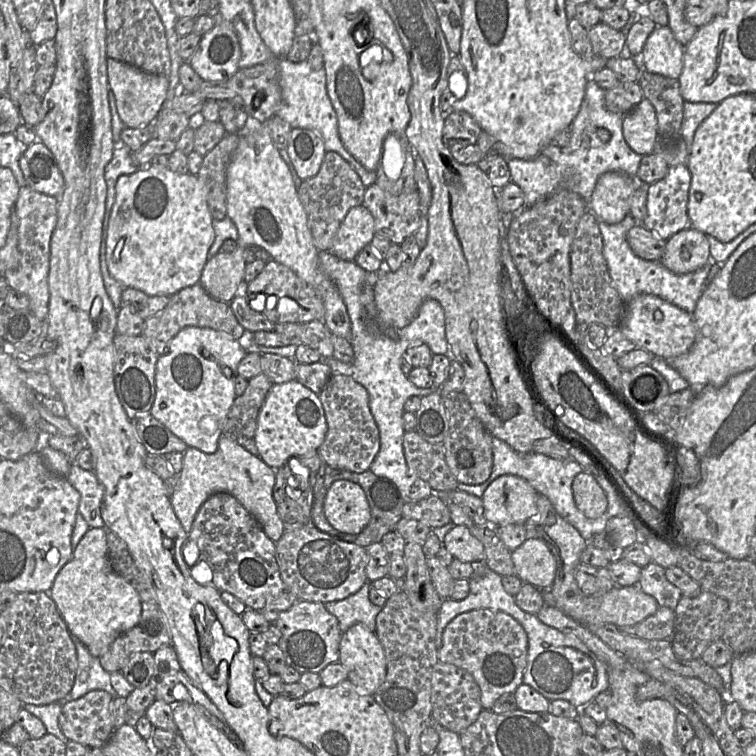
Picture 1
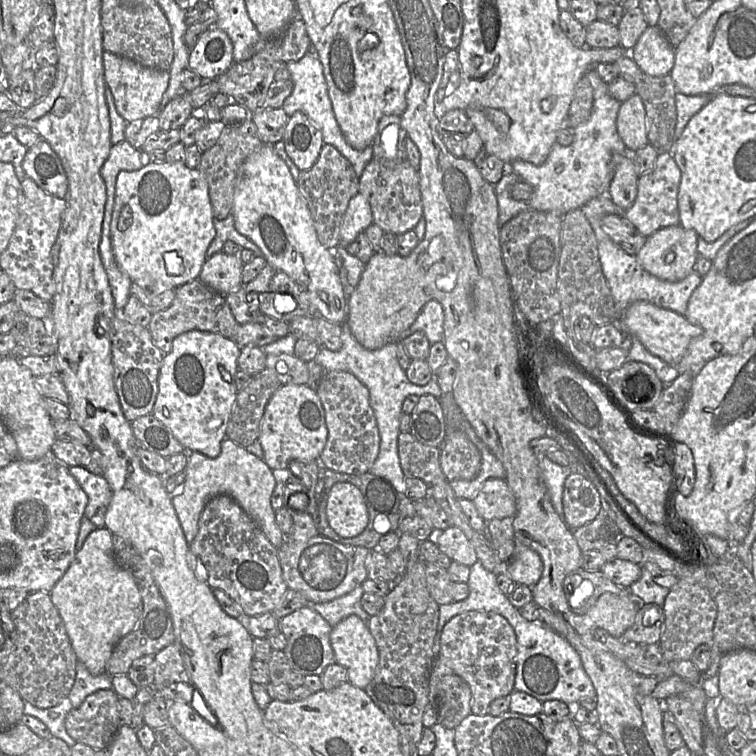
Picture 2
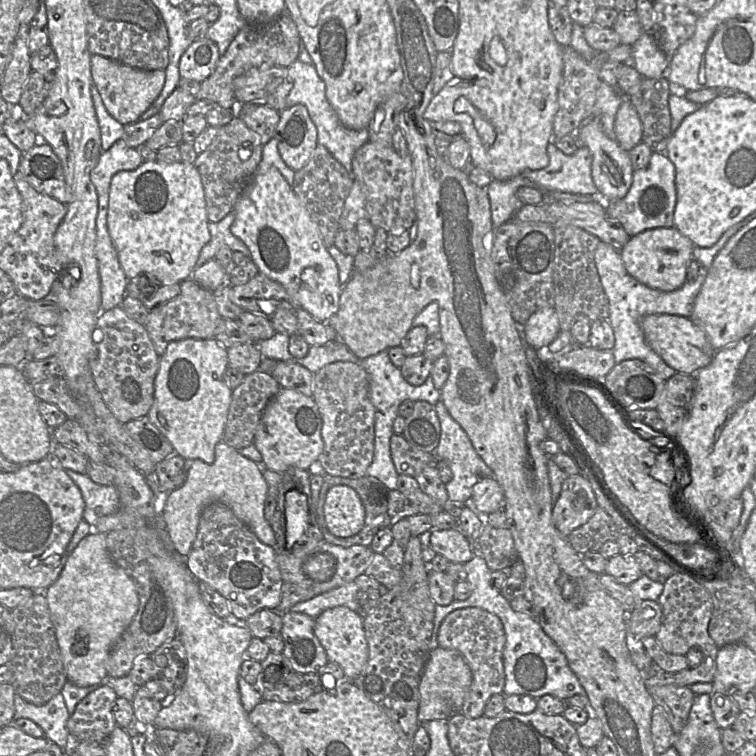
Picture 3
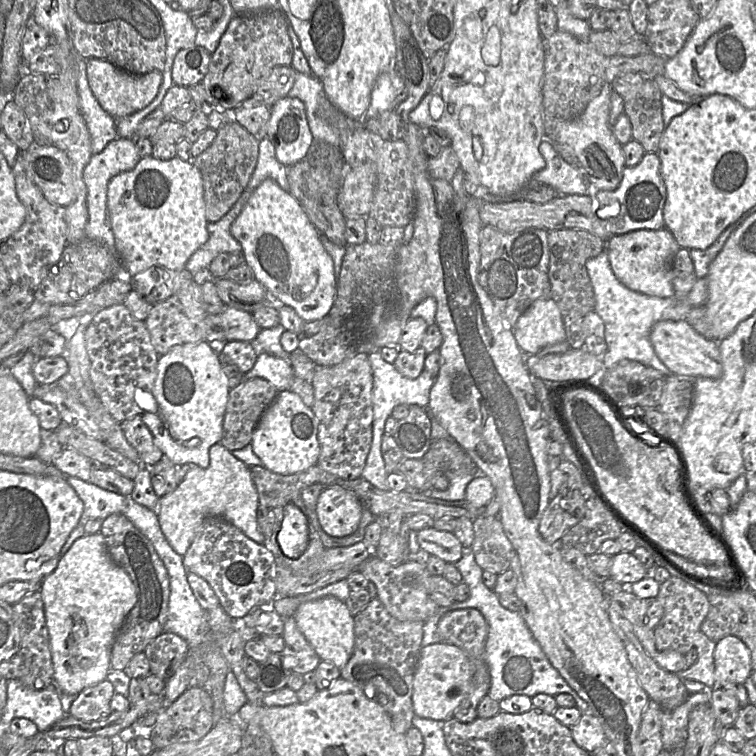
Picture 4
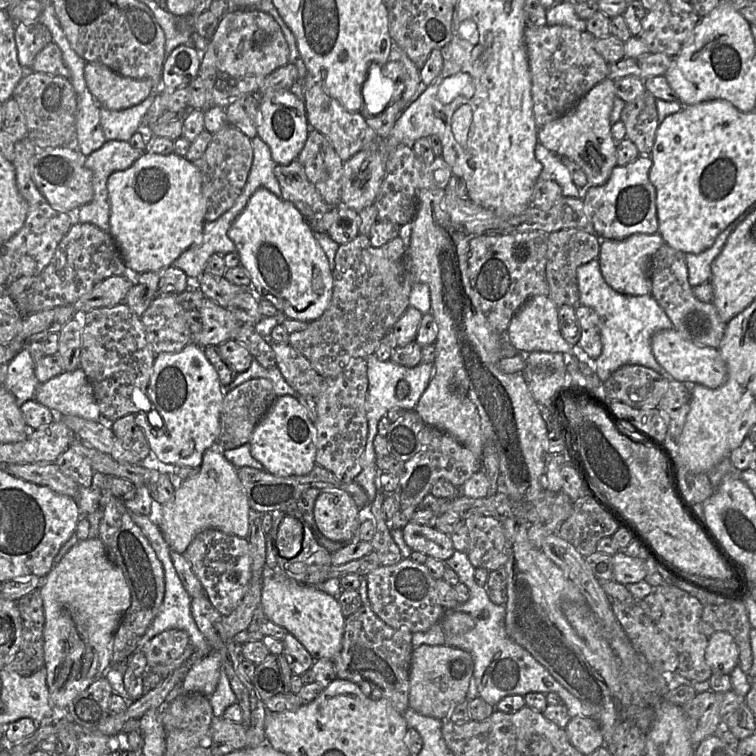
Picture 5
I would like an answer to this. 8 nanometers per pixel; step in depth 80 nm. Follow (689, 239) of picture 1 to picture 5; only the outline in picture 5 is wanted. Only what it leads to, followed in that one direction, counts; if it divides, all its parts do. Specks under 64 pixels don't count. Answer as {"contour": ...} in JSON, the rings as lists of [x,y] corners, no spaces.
{"contour":[[[658,232],[634,234],[623,240],[602,240],[597,259],[603,279],[620,294],[632,296],[651,294],[650,261],[664,244],[664,240]]]}

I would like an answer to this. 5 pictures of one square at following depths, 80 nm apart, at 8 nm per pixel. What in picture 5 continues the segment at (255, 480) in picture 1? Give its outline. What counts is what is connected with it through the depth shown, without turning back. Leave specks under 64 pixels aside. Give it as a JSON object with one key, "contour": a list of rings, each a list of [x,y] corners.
{"contour":[[[214,447],[204,454],[199,473],[177,484],[173,499],[156,509],[155,520],[172,551],[184,554],[196,535],[207,529],[247,538],[250,510],[238,468],[225,458],[220,448]]]}

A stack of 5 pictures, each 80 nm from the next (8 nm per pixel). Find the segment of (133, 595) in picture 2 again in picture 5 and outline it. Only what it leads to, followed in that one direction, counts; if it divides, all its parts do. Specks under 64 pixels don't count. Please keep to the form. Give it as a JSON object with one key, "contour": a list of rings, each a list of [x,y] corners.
{"contour":[[[100,537],[87,538],[82,541],[78,541],[55,565],[52,570],[43,578],[43,582],[40,587],[40,592],[43,600],[44,608],[44,667],[46,669],[46,682],[49,691],[49,699],[51,706],[54,708],[54,717],[56,714],[63,713],[69,703],[76,698],[82,691],[87,689],[92,683],[104,677],[105,673],[112,667],[112,650],[113,650],[113,638],[114,634],[125,614],[127,609],[131,605],[131,592],[125,576],[121,569],[114,565],[108,558],[104,544]]]}

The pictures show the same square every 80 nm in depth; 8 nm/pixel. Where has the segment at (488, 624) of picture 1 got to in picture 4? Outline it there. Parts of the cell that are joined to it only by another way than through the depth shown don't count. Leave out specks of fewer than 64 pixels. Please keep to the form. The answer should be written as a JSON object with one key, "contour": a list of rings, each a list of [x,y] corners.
{"contour":[[[467,608],[446,613],[438,623],[438,634],[442,642],[451,644],[464,650],[472,663],[472,684],[467,697],[461,702],[453,714],[453,718],[462,722],[470,723],[477,716],[477,706],[483,697],[487,696],[491,676],[485,660],[485,647],[488,637],[488,624],[482,613],[475,608]]]}

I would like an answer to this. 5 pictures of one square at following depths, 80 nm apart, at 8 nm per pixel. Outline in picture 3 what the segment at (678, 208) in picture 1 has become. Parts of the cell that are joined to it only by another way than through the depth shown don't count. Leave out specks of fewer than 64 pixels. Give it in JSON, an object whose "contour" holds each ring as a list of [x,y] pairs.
{"contour":[[[652,153],[648,167],[634,171],[631,187],[622,199],[605,202],[607,215],[620,223],[629,236],[655,228],[674,227],[674,210],[676,205],[675,167],[665,153]]]}

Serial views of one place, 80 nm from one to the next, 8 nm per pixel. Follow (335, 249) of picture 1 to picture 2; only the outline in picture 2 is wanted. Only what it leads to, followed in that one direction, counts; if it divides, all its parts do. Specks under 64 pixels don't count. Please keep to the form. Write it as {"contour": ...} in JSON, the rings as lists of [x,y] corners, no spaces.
{"contour":[[[362,193],[349,201],[340,230],[340,245],[352,243],[360,233],[373,224],[373,214],[368,200]]]}

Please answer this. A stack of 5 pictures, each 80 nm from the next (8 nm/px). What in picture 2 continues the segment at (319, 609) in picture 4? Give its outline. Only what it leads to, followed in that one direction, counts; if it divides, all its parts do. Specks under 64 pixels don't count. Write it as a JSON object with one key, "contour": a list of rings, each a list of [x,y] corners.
{"contour":[[[349,615],[336,624],[330,633],[335,663],[346,668],[348,682],[365,689],[374,677],[379,653],[367,623]]]}

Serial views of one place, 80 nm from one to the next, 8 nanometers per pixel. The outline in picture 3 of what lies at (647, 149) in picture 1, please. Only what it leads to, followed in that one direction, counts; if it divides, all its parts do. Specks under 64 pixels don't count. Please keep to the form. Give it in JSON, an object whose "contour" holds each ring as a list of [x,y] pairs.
{"contour":[[[629,98],[624,99],[616,113],[615,136],[625,151],[630,151],[642,142],[642,124]]]}

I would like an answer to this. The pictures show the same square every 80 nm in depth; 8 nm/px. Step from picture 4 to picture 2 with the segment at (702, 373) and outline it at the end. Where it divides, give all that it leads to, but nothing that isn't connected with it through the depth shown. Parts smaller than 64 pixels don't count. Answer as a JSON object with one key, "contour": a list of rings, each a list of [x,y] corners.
{"contour":[[[643,300],[633,302],[627,307],[618,326],[625,334],[637,338],[652,354],[670,365],[677,365],[691,340],[702,334],[702,329],[691,324],[685,315]]]}

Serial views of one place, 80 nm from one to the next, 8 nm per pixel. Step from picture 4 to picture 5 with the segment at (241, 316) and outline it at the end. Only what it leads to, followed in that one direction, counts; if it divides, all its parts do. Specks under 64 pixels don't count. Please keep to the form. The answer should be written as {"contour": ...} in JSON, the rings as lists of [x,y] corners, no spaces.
{"contour":[[[204,298],[200,308],[202,329],[193,335],[193,343],[205,349],[208,346],[220,346],[234,340],[236,329],[243,325],[226,308]]]}

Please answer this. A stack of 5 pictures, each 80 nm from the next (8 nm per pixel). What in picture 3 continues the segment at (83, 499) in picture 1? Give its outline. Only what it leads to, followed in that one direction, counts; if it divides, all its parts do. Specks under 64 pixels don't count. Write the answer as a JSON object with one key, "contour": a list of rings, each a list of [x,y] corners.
{"contour":[[[68,469],[66,472],[79,487],[84,498],[83,520],[94,526],[101,517],[118,511],[120,499],[114,485],[100,485],[93,482],[87,474],[80,474]]]}

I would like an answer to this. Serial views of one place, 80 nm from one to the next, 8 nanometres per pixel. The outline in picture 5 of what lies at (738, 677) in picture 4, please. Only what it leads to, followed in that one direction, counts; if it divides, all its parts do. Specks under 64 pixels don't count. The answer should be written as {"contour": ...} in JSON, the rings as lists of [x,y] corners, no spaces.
{"contour":[[[716,632],[708,637],[706,661],[712,673],[730,675],[739,665],[739,649],[727,632]]]}

